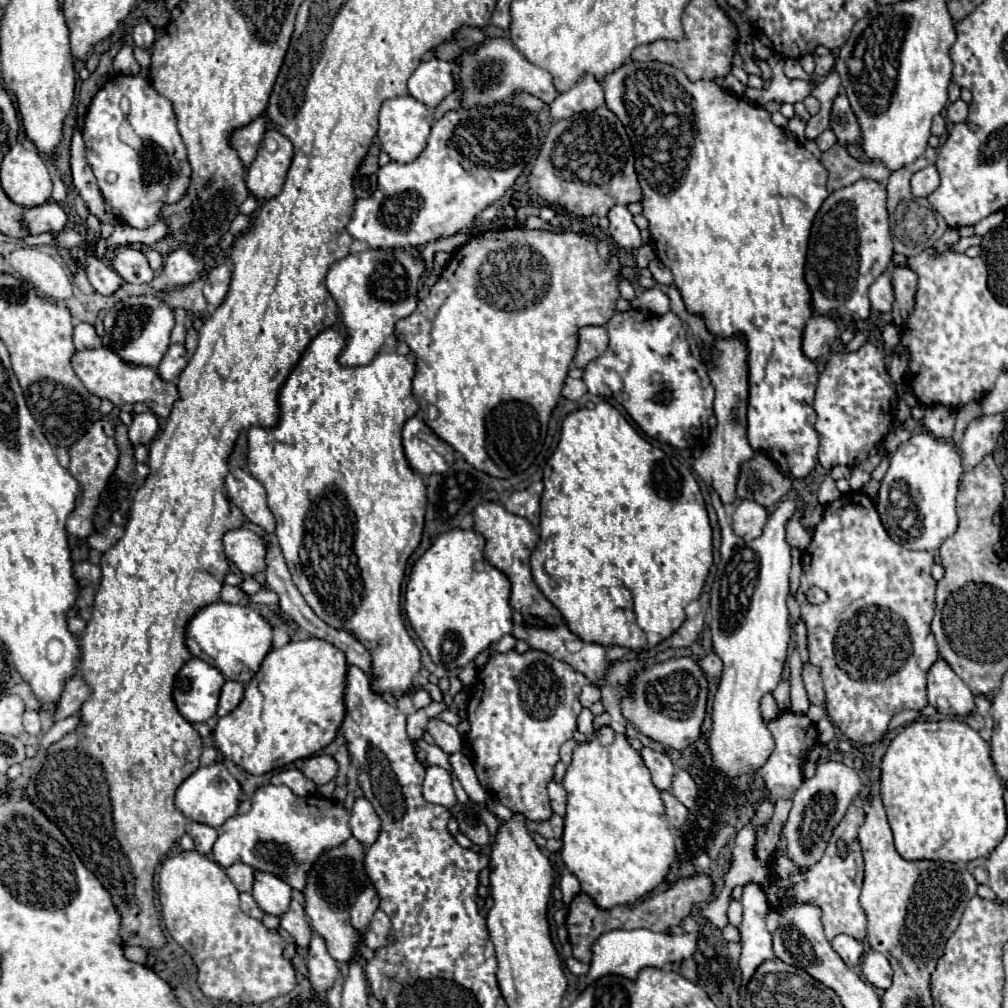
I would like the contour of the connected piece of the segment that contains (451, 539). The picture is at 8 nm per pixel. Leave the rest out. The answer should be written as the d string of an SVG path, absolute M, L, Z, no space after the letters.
M452 529L436 537L432 547L412 567L410 581L406 585L404 609L414 633L428 649L432 661L446 669L468 665L482 649L492 645L492 641L498 641L502 635L512 633L510 581L502 571L490 567L484 561L484 539L476 531Z

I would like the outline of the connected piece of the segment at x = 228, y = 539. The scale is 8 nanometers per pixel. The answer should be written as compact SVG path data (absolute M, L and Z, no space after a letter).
M246 527L224 535L224 551L244 575L256 575L266 569L266 543Z

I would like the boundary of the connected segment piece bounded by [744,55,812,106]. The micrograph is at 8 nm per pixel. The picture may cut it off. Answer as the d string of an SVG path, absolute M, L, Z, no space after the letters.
M772 55L768 59L768 65L772 69L772 79L768 89L751 89L746 88L744 96L749 101L760 106L764 106L768 101L776 101L776 103L798 103L802 101L806 95L810 95L812 91L812 83L806 81L798 81L798 79L788 79L782 71L782 67L776 61L776 55Z

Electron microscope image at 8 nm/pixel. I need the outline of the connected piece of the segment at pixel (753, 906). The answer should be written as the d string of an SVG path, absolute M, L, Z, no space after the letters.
M748 883L742 895L744 921L740 925L742 935L742 955L740 955L740 971L742 971L742 987L740 995L746 993L746 985L756 973L756 969L766 961L774 959L772 951L772 935L766 929L766 913L768 903L766 895L756 883Z

